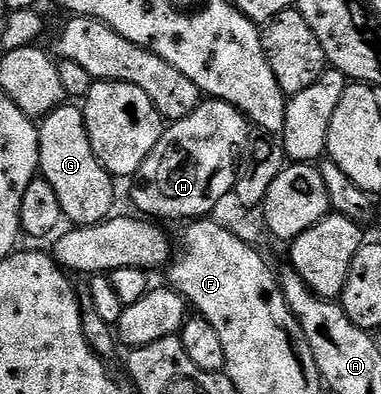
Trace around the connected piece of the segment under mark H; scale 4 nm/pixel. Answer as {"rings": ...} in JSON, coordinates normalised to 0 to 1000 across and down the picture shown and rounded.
{"rings":[[[538,251],[520,264],[507,284],[480,302],[451,310],[425,335],[417,363],[386,393],[386,404],[365,424],[365,434],[344,452],[349,482],[339,500],[362,543],[391,556],[412,551],[446,551],[454,561],[493,563],[499,556],[538,556],[549,541],[591,497],[614,487],[622,464],[622,431],[627,426],[627,386],[622,368],[640,371],[656,355],[656,310],[606,261],[567,251]]]}

